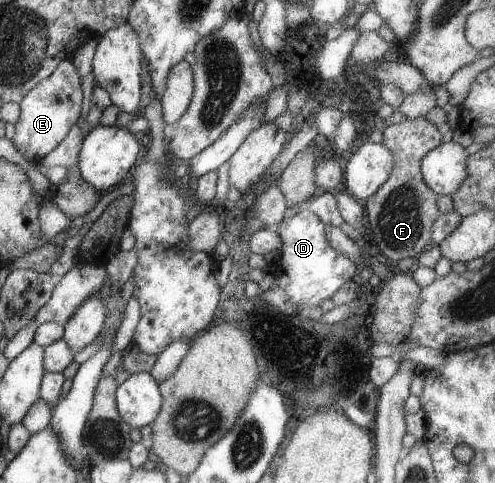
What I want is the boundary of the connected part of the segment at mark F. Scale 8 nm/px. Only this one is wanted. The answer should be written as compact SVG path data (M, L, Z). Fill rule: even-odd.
M424 116L387 125L382 131L381 145L392 153L393 167L383 185L362 204L380 254L395 263L404 258L414 260L433 245L429 233L433 221L439 217L438 195L424 183L420 163L431 149L441 143L440 136L435 125Z

